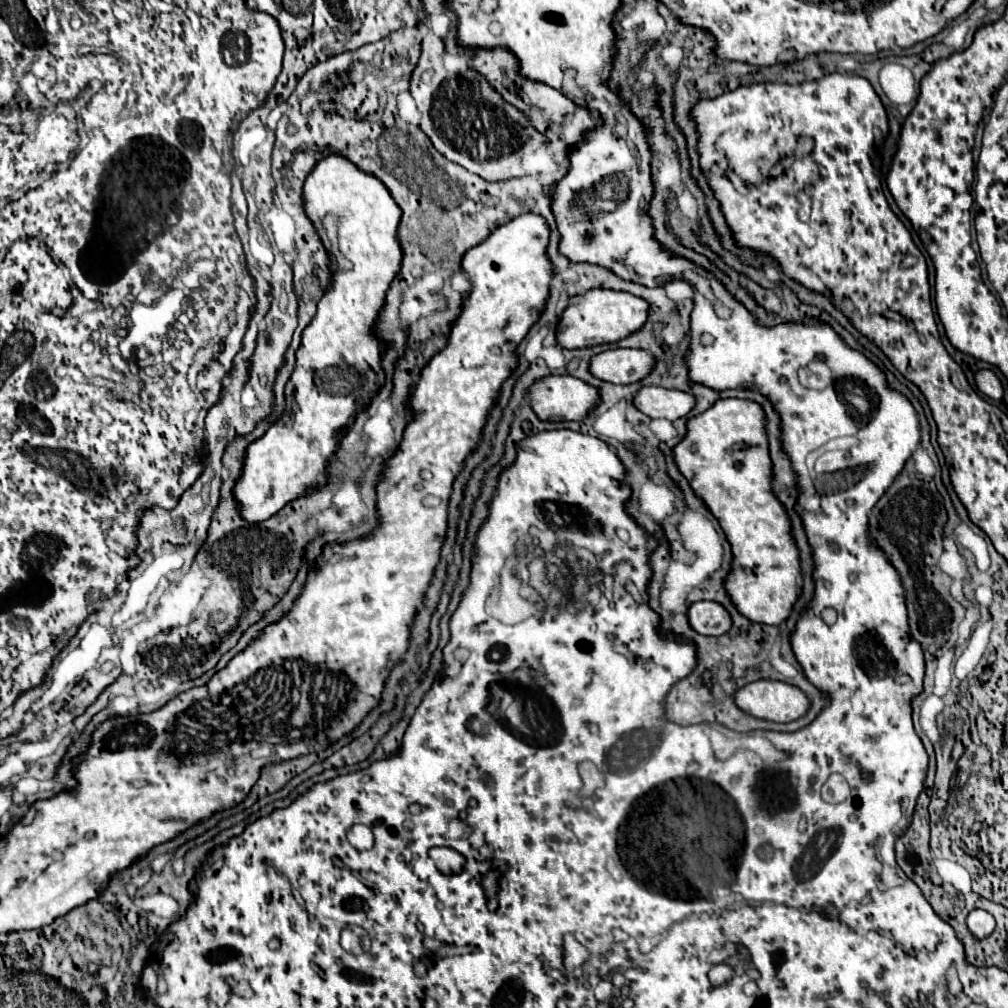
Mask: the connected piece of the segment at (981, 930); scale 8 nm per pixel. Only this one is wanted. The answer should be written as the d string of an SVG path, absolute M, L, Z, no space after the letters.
M975 909L967 916L967 924L970 924L970 928L974 933L974 937L978 937L978 939L984 939L984 937L988 937L994 931L994 927L996 927L996 923L994 923L994 917L988 913L988 911L984 911L984 909Z

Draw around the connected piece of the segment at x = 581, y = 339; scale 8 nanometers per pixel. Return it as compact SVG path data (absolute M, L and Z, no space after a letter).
M592 289L568 299L556 325L556 343L564 349L582 349L602 343L614 343L638 331L648 317L648 303L640 297L610 289Z

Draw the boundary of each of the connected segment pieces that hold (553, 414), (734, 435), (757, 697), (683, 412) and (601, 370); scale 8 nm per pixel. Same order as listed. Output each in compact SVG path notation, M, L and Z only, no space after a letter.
M548 375L548 377L536 379L528 387L526 395L530 399L532 411L540 421L580 421L600 401L598 391L594 387L570 375Z
M720 399L708 411L686 421L684 439L672 449L678 471L688 479L692 491L702 499L710 513L718 519L730 547L732 569L724 579L724 587L740 615L754 623L780 625L792 611L800 593L796 577L800 577L800 559L794 539L790 537L790 521L782 503L772 495L770 477L772 461L768 457L768 439L764 431L764 413L758 403L744 399Z
M764 679L740 687L732 699L736 699L736 707L748 711L748 715L774 723L790 723L810 707L808 697L798 687Z
M640 387L632 399L634 407L652 419L674 421L686 417L694 407L694 397L684 391L664 389L664 387Z
M608 349L590 359L588 371L608 383L636 383L654 367L652 355L640 349Z

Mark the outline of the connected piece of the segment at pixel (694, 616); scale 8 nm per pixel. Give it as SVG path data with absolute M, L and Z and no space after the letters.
M698 601L688 607L688 623L700 635L724 635L730 627L730 615L714 601Z

